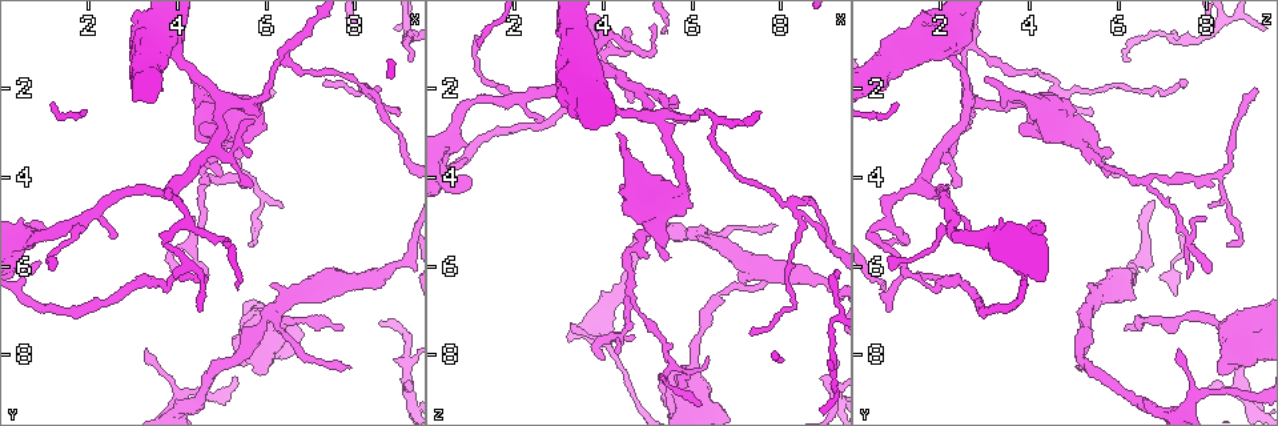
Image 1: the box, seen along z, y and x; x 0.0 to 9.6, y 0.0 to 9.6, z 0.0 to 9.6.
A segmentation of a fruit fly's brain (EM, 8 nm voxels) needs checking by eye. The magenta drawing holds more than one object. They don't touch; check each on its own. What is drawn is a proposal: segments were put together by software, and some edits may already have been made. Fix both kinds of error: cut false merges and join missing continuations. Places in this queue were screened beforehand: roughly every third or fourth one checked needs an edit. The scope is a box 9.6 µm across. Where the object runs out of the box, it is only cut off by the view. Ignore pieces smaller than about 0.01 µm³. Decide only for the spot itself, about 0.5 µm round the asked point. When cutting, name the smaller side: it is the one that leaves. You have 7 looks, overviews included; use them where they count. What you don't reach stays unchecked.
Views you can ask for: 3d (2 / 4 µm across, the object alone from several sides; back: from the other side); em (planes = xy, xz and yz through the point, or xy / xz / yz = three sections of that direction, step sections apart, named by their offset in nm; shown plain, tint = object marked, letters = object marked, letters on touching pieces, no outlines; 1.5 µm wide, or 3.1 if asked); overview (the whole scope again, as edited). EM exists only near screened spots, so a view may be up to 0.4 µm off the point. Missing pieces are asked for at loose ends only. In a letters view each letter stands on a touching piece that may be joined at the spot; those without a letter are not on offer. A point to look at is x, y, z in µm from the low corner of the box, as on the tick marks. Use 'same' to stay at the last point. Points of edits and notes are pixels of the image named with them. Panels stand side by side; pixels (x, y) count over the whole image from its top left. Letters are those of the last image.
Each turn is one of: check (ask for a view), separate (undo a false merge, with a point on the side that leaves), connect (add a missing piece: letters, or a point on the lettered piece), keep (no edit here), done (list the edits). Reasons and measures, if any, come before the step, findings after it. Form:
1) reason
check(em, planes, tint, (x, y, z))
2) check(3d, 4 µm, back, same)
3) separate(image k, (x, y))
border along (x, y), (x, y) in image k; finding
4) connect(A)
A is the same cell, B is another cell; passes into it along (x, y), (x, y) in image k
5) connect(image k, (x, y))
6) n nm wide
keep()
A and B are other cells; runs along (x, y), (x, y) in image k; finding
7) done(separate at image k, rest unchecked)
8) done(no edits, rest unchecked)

arms part here
check(em, xz, step 4, tint, (8.30, 2.05, 4.70))

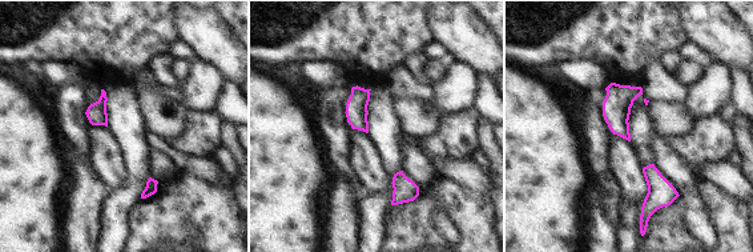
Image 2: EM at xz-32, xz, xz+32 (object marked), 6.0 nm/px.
what lies round it
check(em, xz, step 4, letters, same)

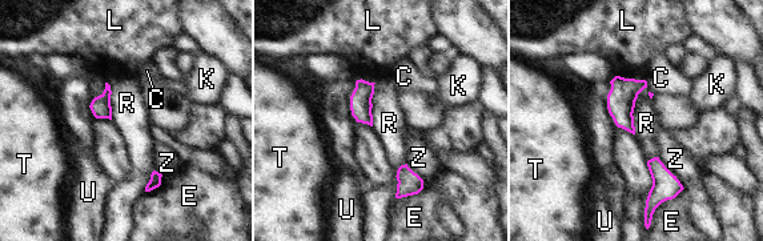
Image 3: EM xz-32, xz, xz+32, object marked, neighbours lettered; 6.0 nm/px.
100 nm wide
keep()
C, E, K, L, R, T, U and Z are other cells; border along (646, 87), (635, 101), (634, 133) in image 3; all the same neuron

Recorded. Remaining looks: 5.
tapers out
check(3d, 2 µm, back, (6.15, 2.00, 9.05))

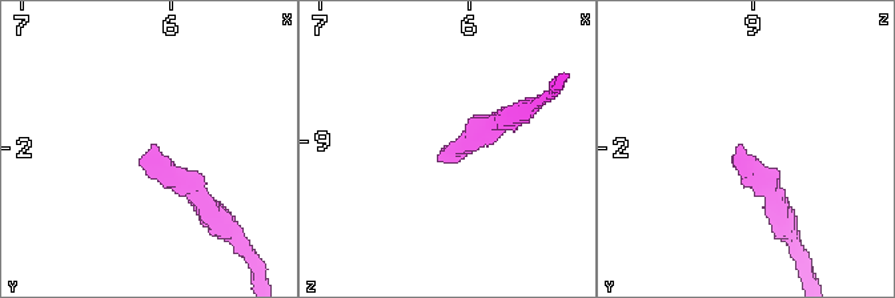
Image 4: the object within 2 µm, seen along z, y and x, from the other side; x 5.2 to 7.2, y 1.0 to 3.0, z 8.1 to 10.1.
check(em, yz, step 4, plain, (6.14, 1.98, 9.08))

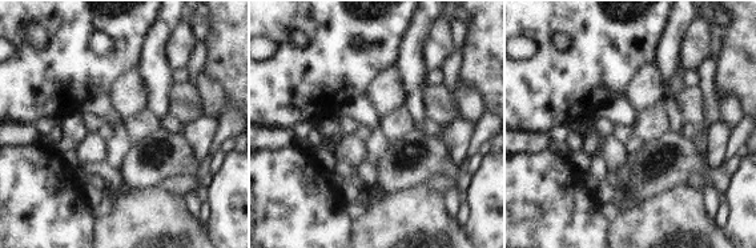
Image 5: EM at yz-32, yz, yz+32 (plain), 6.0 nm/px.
see the neighbours
check(em, yz, step 4, letters, same)

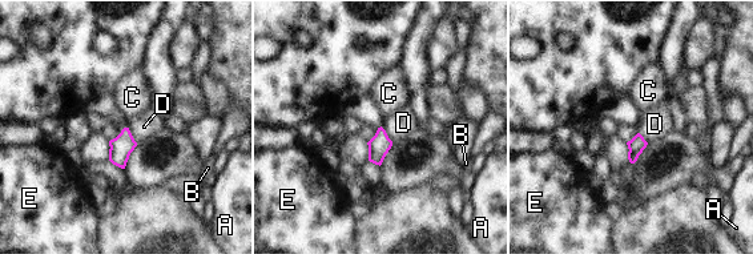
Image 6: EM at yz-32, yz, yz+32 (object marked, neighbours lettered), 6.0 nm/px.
keep()
A, B, C, D and E are other cells; border along (381, 126), (393, 141) in image 6; none of them fits

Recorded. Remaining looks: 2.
check(em, planes, letters, (3.05, 6.50, 2.55))

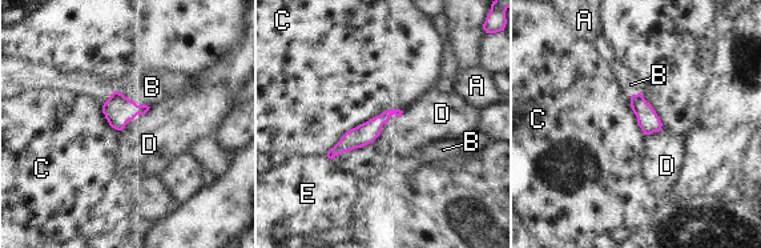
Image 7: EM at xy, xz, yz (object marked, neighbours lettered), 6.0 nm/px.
keep()
A, B, C, D and E are other cells; border along (403, 111), (393, 115), (373, 140) in image 7; all the same neuron

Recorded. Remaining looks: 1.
done(no edits, rest unchecked)

